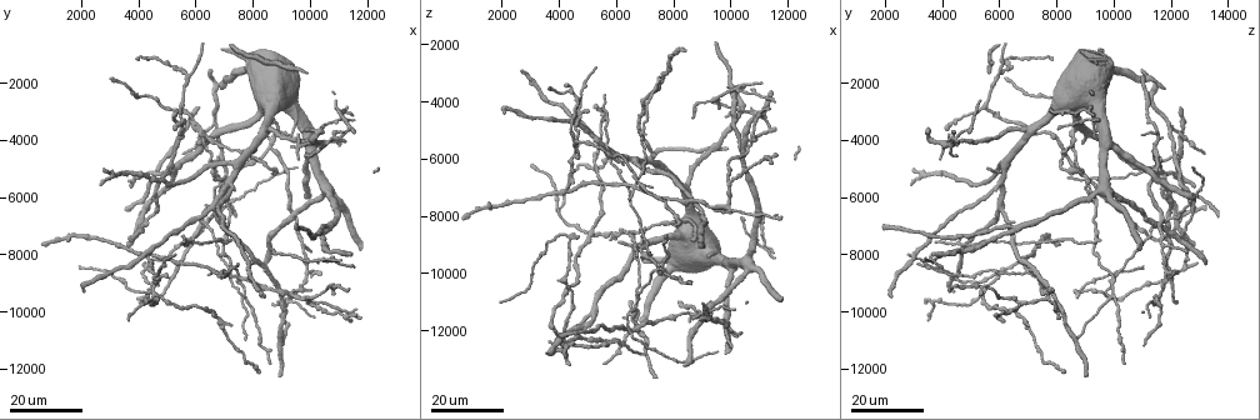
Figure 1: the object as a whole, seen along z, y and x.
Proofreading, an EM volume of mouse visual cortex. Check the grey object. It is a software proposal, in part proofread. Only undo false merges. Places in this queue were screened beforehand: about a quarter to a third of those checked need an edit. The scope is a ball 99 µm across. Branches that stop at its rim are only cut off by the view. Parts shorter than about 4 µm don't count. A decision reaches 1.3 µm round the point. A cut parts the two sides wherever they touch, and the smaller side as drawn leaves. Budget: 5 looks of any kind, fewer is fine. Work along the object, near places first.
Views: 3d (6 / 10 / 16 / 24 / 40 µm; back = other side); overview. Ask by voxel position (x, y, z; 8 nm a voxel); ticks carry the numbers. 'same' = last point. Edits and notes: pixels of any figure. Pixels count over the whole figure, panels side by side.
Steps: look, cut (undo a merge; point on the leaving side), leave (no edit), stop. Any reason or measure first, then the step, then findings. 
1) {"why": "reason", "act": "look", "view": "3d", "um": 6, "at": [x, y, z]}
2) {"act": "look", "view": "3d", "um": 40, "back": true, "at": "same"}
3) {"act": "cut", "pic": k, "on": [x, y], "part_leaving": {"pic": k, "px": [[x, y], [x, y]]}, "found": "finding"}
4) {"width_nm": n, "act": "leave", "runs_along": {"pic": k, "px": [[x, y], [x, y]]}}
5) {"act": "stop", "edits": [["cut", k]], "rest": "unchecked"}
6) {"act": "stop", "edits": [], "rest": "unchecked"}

{"why": "four or more arms meet", "act": "look", "view": "3d", "um": 16, "at": [10300, 8100, 3500]}

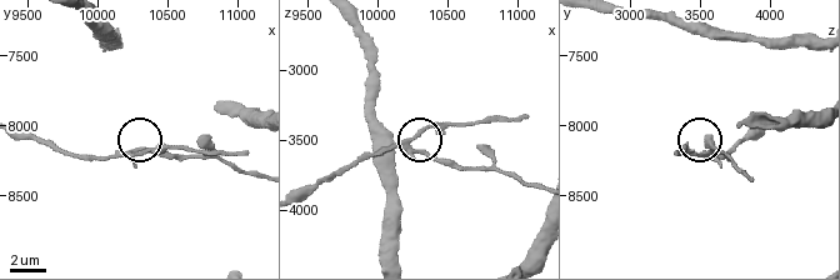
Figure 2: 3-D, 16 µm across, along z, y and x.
{"act": "look", "view": "3d", "um": 6, "at": [10200, 8200, 3520]}

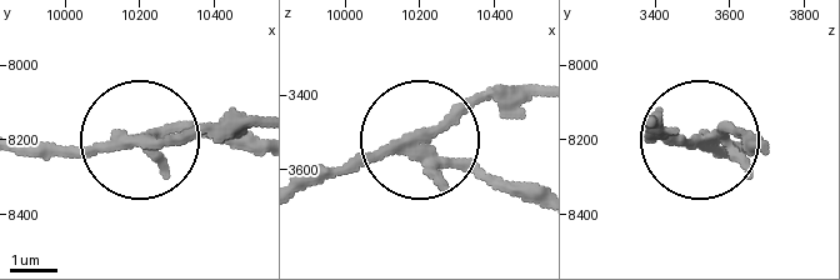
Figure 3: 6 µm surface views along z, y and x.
{"arms": 4, "act": "leave", "found": "one neuron here"}

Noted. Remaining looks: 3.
{"why": "arms part here", "act": "look", "view": "3d", "um": 24, "at": [9400, 9400, 7700]}

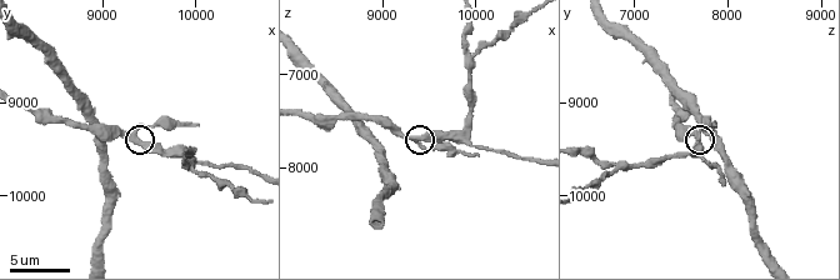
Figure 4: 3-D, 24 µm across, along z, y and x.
{"act": "look", "view": "3d", "um": 6, "at": [9300, 9350, 7700]}

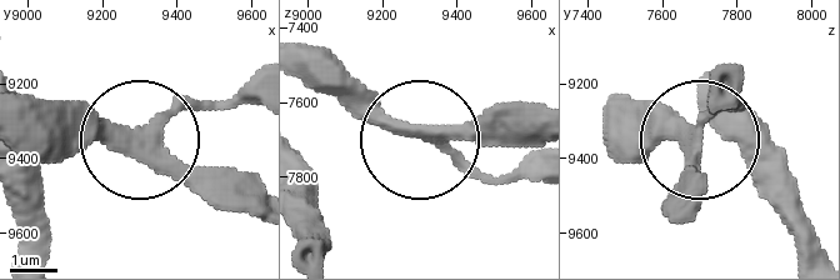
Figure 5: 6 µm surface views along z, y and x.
{"arms": 3, "act": "leave", "found": "one neuron here"}

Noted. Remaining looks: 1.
{"act": "stop", "edits": [], "rest": "unchecked"}

